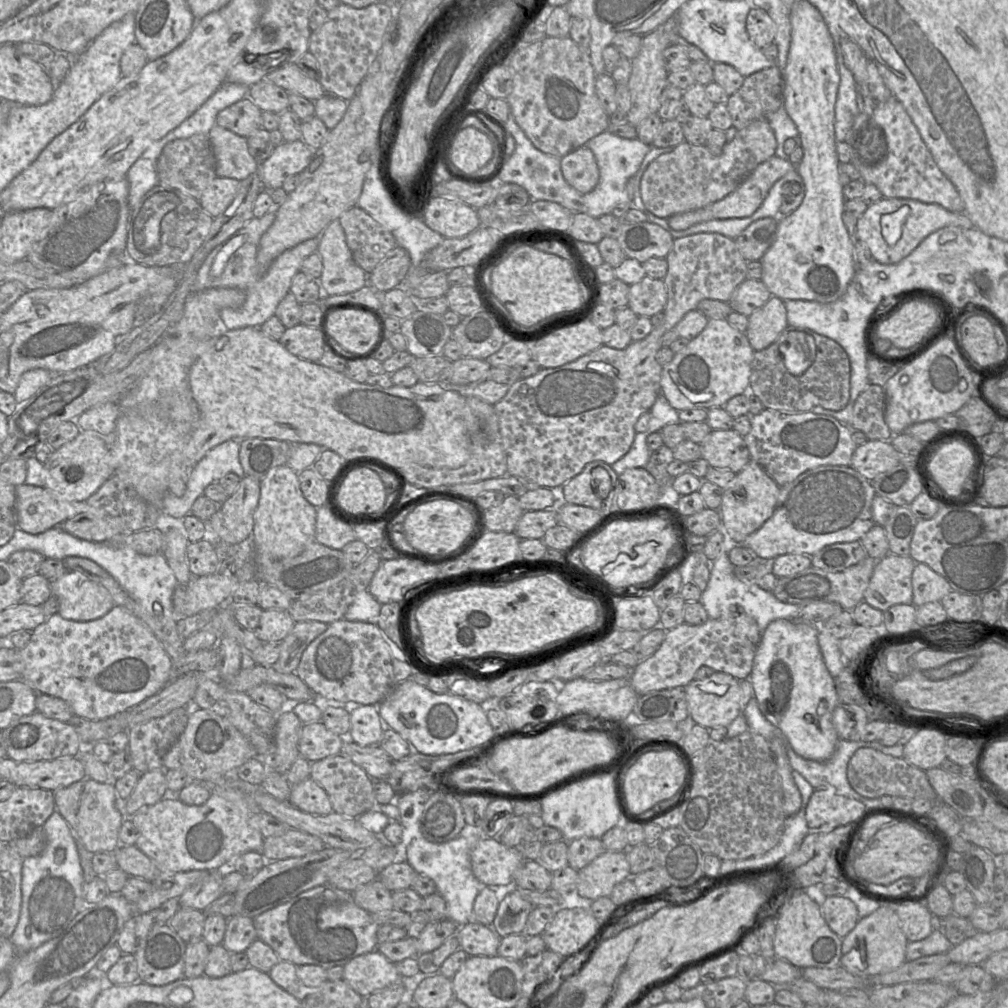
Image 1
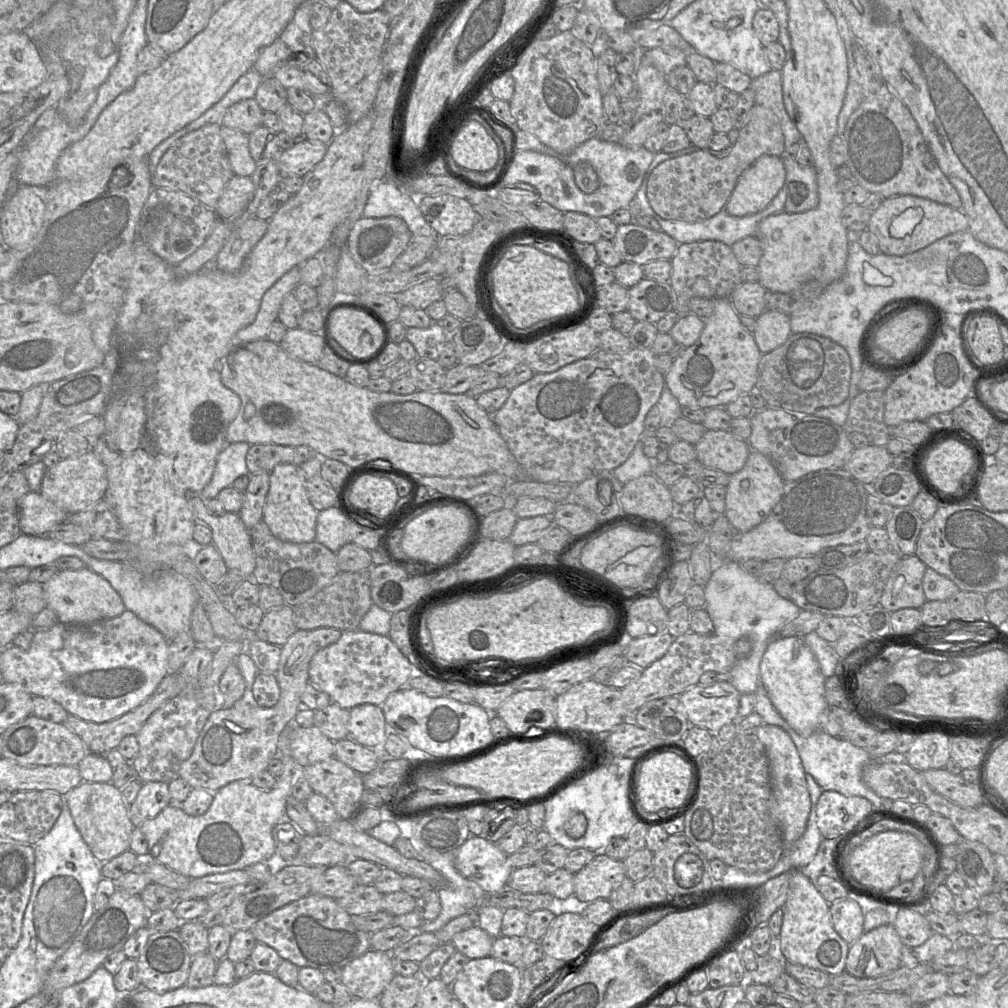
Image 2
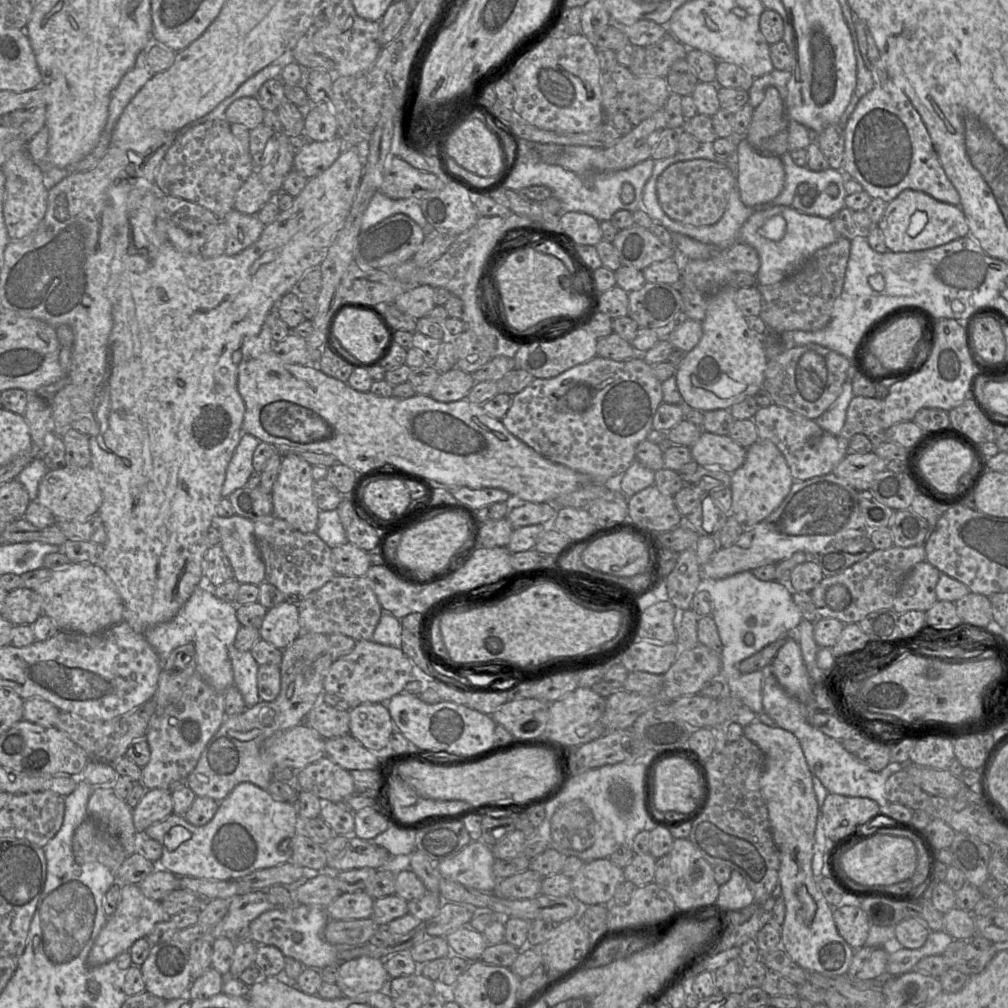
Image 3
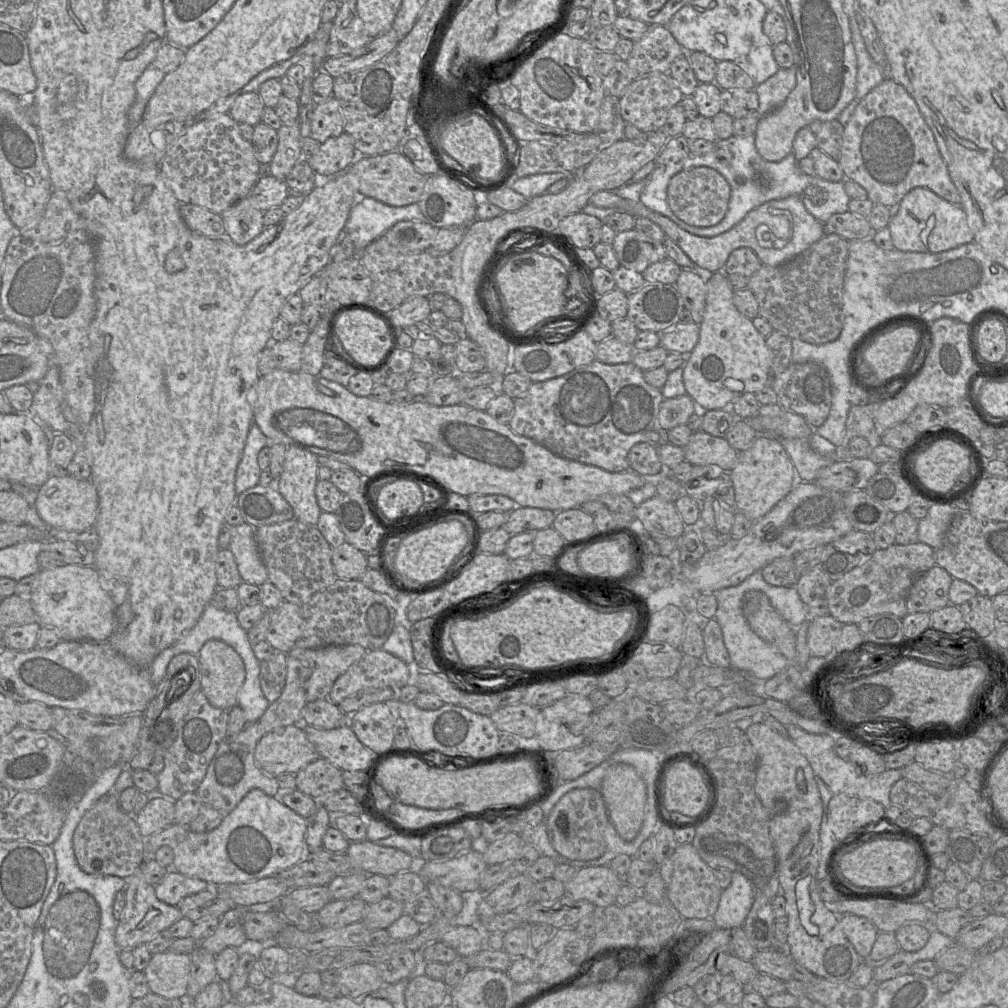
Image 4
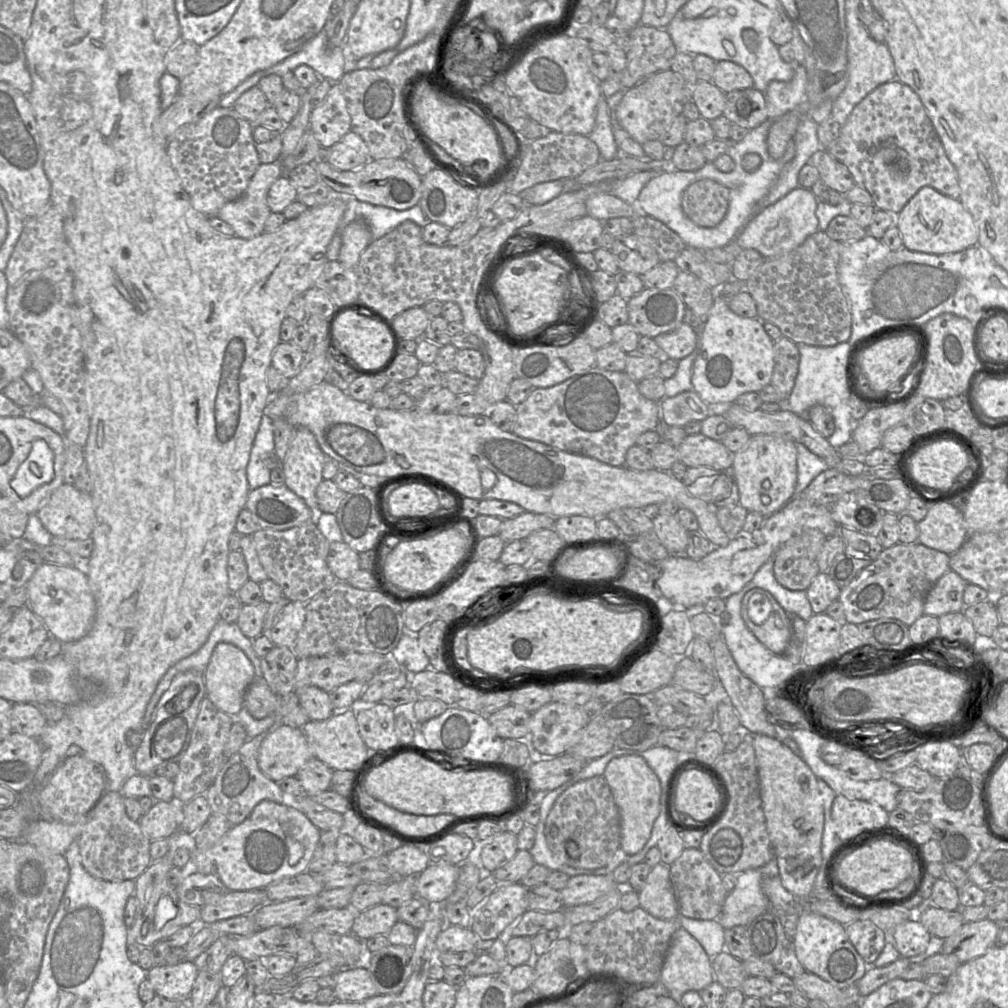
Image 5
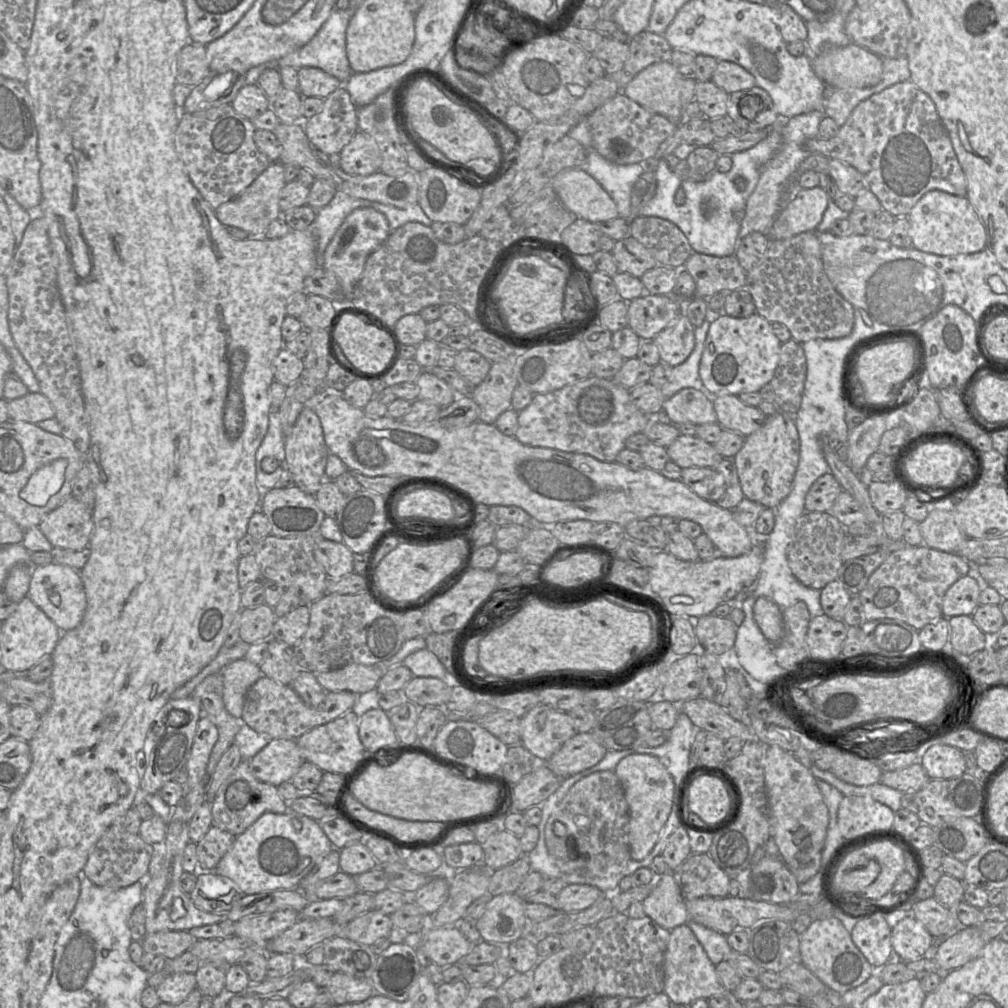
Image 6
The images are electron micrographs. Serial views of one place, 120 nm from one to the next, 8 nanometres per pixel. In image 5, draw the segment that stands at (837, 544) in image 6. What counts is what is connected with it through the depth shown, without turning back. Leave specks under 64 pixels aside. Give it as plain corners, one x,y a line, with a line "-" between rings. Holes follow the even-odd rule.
808,528
792,536
774,554
774,576
789,590
804,590
820,573
817,556
827,537
818,529

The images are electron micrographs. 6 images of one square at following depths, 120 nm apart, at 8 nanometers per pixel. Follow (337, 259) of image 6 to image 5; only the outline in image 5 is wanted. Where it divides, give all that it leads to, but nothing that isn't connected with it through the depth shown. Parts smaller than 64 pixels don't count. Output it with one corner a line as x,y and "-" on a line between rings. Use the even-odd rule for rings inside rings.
363,219
350,223
342,232
339,260
347,267
356,268
361,254
373,241
371,231

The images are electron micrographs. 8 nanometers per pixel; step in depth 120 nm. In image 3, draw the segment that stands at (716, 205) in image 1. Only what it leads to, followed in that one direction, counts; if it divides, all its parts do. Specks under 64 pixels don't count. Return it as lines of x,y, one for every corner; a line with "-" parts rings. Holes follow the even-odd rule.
743,137
737,147
736,184
744,205
753,207
776,198
784,188
786,172
780,157
761,153

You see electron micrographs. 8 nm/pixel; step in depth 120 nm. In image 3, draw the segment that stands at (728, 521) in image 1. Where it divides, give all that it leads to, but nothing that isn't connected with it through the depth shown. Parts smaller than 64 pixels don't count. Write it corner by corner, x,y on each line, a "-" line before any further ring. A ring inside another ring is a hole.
758,440
747,448
743,465
731,474
731,515
744,529
752,528
774,510
787,497
794,482
787,461
778,447
770,440

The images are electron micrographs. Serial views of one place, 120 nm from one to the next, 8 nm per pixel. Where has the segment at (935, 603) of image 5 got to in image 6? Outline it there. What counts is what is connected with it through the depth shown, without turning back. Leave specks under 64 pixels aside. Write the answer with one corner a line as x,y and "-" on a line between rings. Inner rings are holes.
970,563
970,572
960,577
946,591
942,603
942,616
972,615
979,605
983,583
978,578
978,564

